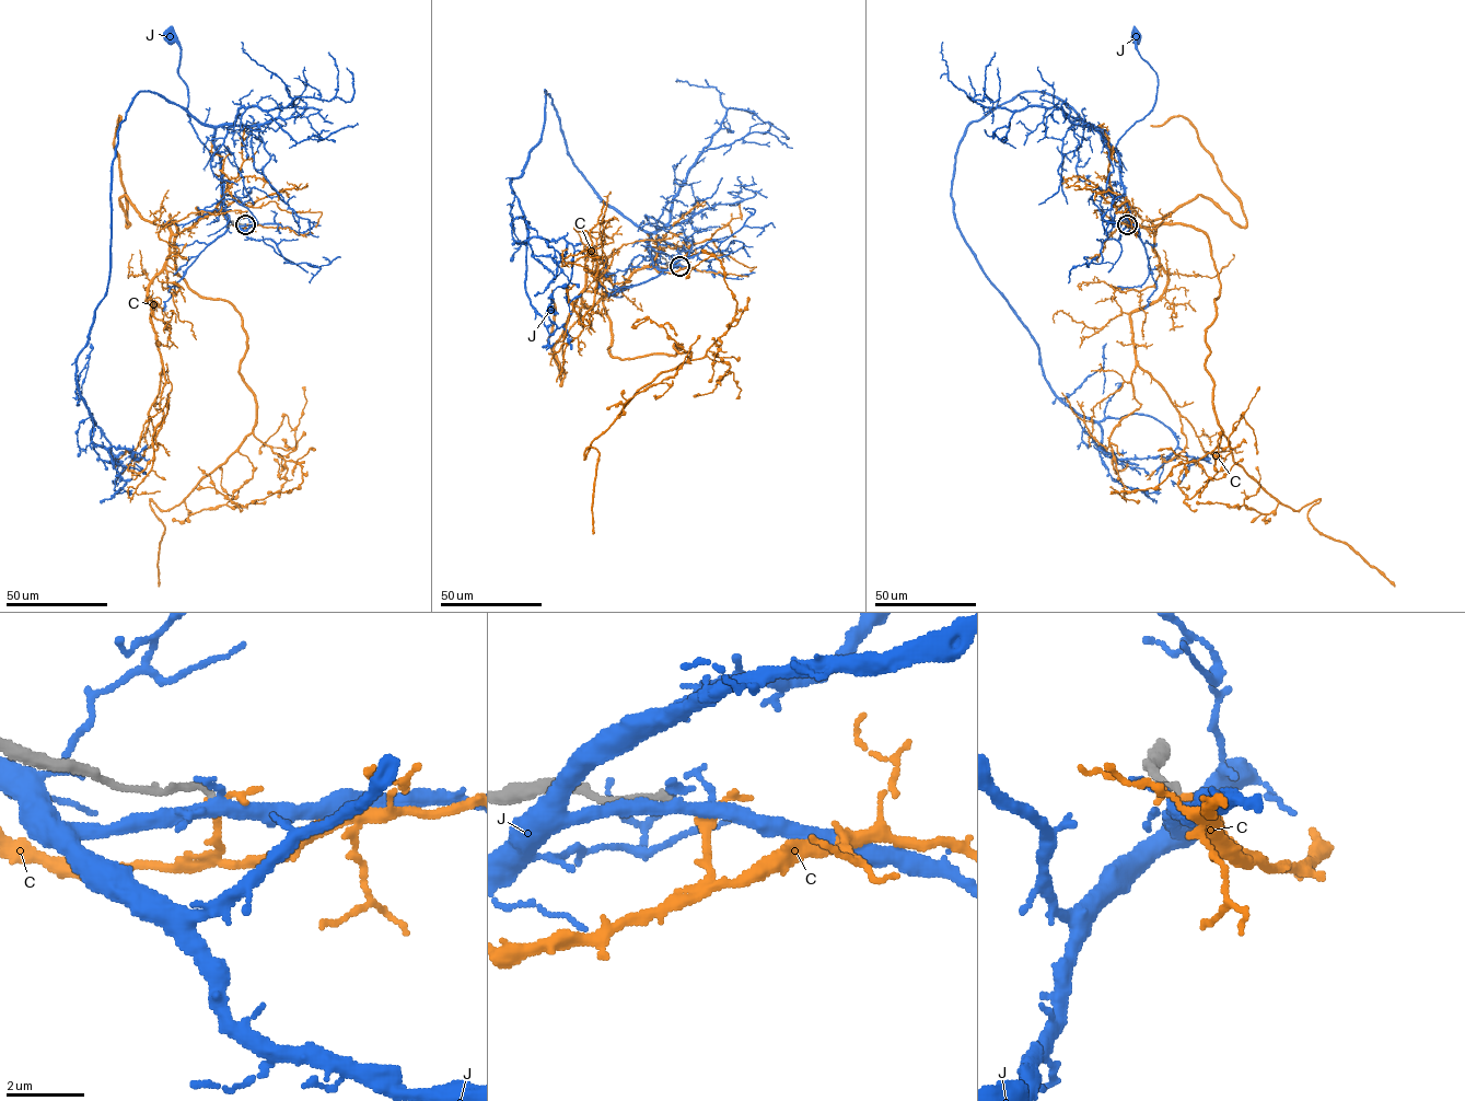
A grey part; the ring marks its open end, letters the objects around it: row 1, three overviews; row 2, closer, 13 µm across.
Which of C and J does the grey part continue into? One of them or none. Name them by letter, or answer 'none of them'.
C

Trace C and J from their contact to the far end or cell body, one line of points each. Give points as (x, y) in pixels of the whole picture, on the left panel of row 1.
C: (245, 224), (169, 224), (177, 274), (241, 316), (256, 425), (178, 505), (150, 499), (158, 586)
J: (245, 224), (236, 226), (222, 207), (220, 155), (211, 155), (188, 122), (181, 46), (170, 37)

